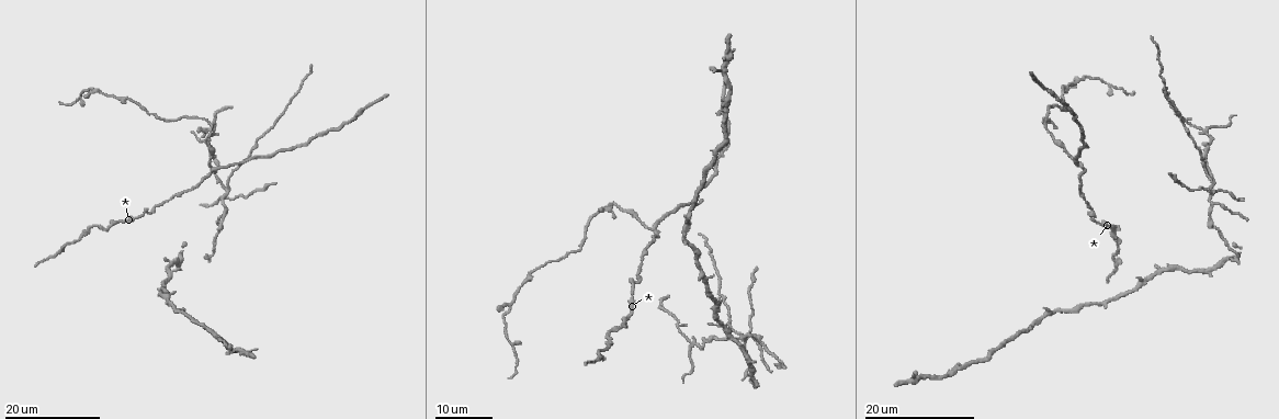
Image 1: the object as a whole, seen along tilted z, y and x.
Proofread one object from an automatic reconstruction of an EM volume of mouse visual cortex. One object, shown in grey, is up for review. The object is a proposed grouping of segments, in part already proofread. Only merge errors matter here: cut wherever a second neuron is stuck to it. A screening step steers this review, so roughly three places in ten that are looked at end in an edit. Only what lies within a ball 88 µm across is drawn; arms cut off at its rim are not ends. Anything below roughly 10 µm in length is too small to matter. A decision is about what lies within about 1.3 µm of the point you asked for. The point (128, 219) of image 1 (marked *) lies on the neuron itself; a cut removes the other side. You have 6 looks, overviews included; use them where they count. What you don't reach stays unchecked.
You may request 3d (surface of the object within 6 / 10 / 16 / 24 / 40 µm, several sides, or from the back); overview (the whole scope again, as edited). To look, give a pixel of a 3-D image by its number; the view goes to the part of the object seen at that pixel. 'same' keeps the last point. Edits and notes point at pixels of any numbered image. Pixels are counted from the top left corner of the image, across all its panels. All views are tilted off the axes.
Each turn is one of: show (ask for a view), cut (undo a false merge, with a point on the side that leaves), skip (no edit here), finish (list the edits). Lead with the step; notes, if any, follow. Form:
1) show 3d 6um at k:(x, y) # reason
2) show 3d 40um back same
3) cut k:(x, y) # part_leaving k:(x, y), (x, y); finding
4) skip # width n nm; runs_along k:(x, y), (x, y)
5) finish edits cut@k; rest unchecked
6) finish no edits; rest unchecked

show 3d 24um at 1:(1162, 273) # side arm on a straight run

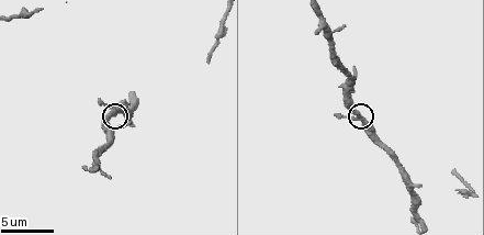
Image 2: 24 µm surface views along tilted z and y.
show 3d 10um at 2:(360, 114)

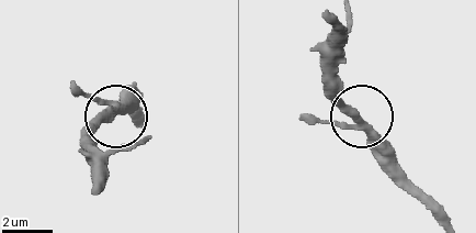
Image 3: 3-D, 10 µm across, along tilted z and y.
skip # continuous, no second neuron

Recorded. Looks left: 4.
show 3d 16um at 1:(655, 228) # four-way junction

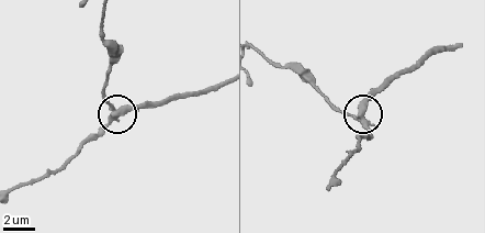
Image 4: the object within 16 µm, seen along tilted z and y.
show 3d 6um at 4:(115, 112)

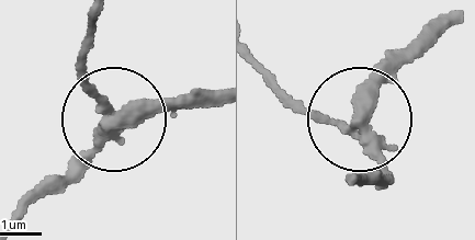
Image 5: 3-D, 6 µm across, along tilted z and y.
cut 5:(169, 106) # part_leaving 5:(113, 125), (210, 103); two neurons meet here

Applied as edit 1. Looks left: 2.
finish edits cut@5; rest unchecked

